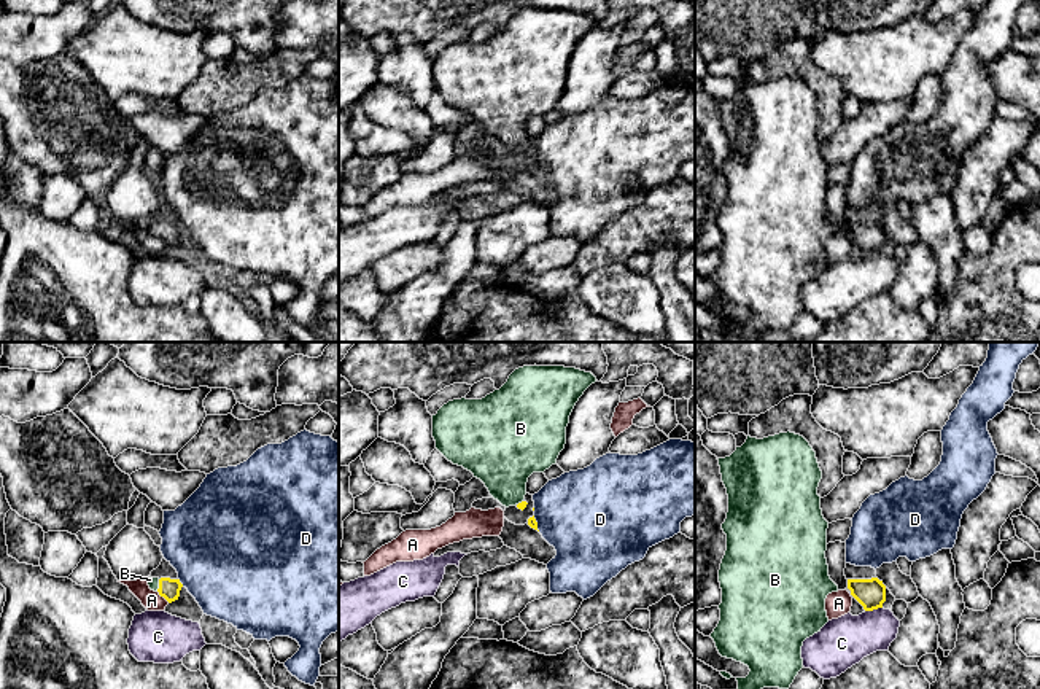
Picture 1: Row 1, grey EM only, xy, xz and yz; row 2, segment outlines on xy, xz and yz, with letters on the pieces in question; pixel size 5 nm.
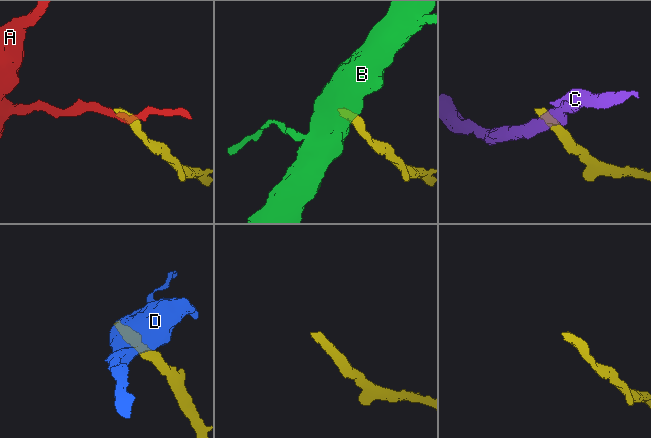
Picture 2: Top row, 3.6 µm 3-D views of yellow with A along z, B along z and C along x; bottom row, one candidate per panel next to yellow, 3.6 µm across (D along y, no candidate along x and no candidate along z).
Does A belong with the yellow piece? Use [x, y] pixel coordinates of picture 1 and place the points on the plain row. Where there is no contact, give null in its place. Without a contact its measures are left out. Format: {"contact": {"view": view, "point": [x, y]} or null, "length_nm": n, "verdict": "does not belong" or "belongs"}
{"contact": {"view": "xy", "point": [162, 239]}, "length_nm": 90, "verdict": "does not belong"}

